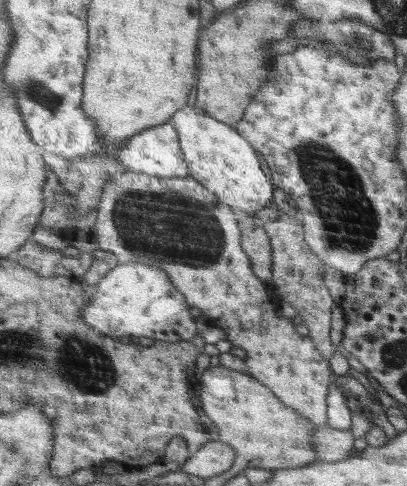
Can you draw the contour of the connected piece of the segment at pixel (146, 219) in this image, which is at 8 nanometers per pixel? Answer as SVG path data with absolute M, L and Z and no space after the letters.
M132 171L122 173L122 176L114 176L105 188L105 198L102 199L102 204L99 207L99 221L97 222L96 236L98 238L99 247L102 250L114 252L122 263L138 262L140 264L148 264L150 266L159 266L168 272L173 283L185 293L192 307L201 308L203 315L207 316L211 325L217 326L228 333L227 340L238 346L246 352L245 365L247 373L253 376L256 380L261 381L266 385L284 404L290 408L296 409L302 416L310 419L314 426L328 424L328 394L330 383L330 363L318 352L316 344L310 340L307 335L298 336L294 322L291 318L280 318L278 312L278 304L272 300L272 294L266 290L266 286L260 282L260 278L250 270L250 258L242 250L242 228L238 226L238 218L232 210L232 206L222 202L220 197L210 190L201 181L196 180L192 175L187 177L174 177L173 179L166 177L157 177Z

